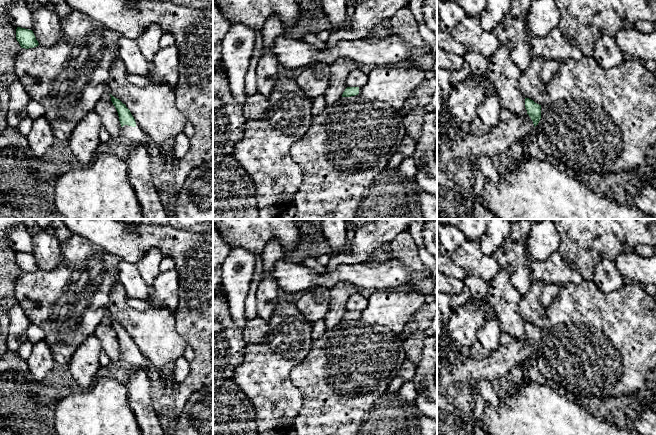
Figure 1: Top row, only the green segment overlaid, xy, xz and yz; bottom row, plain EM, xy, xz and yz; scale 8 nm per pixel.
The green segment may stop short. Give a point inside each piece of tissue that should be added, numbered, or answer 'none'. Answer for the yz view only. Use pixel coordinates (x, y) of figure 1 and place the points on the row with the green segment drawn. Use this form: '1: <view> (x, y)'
1: yz (535, 151)

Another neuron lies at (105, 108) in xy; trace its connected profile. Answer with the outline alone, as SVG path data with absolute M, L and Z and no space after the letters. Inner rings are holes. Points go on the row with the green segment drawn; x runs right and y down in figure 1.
M109 89L104 91L103 97L98 101L94 110L99 114L102 126L107 130L113 139L121 132L121 124L118 112L111 101Z

